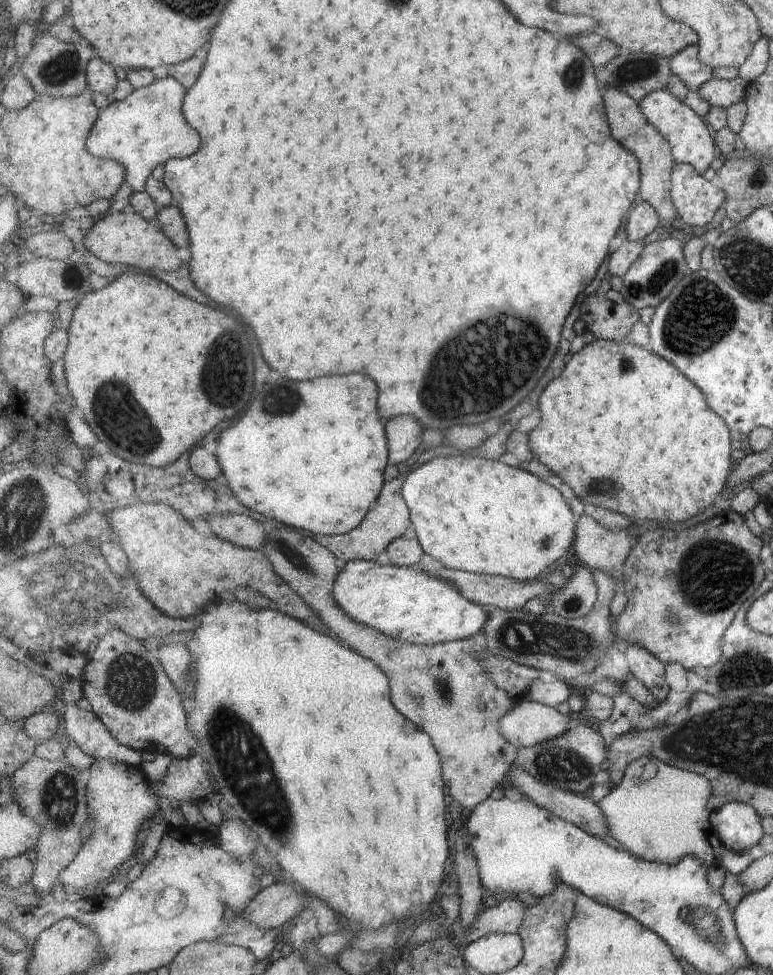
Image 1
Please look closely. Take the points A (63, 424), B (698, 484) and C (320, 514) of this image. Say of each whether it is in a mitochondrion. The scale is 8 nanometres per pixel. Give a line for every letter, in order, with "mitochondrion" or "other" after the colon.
A: other
B: other
C: other

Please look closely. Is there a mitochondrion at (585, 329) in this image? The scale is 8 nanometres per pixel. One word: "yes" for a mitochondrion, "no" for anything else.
no

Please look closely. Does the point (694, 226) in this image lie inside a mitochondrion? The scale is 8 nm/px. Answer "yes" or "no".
no

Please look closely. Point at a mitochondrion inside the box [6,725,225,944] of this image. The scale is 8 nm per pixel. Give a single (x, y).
(58, 800)

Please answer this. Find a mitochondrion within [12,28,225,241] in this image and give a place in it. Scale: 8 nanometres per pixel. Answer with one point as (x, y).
(66, 68)

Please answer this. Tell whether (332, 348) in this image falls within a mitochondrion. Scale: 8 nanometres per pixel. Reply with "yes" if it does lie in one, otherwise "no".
no

